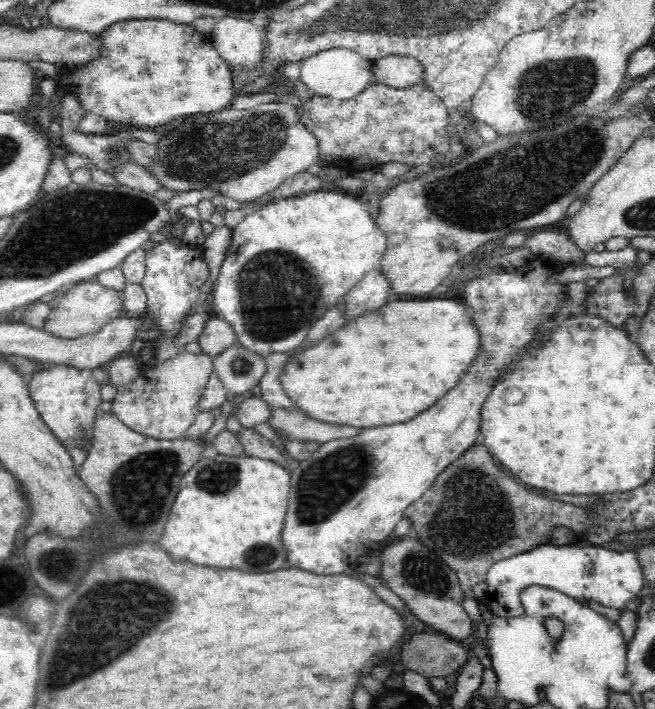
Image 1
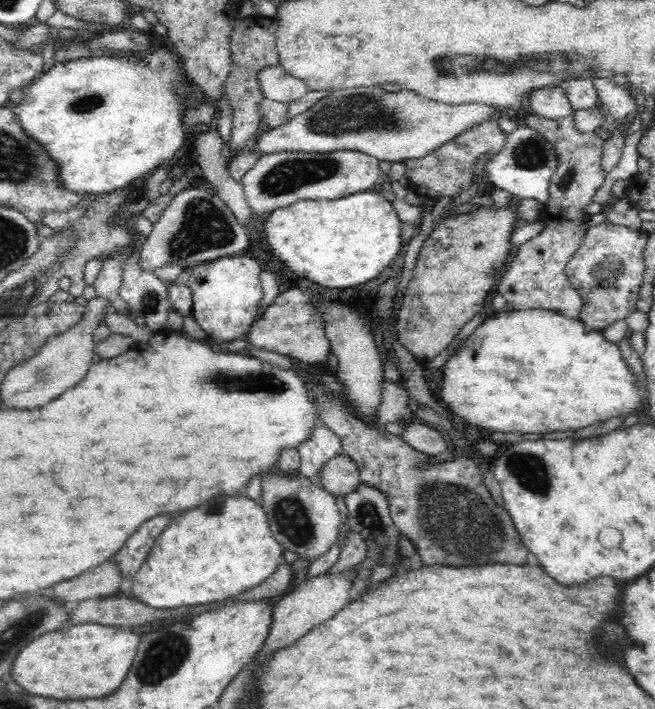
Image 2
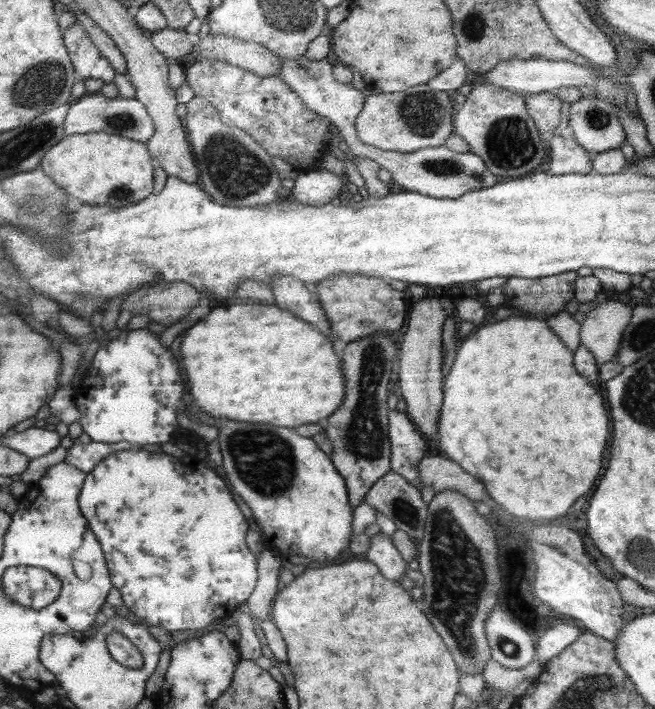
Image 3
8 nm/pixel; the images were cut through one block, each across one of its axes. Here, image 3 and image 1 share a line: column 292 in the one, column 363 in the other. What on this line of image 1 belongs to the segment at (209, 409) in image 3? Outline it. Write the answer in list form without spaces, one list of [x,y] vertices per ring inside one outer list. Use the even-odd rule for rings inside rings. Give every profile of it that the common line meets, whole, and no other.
[[[391,298],[384,308],[364,312],[342,330],[328,334],[314,346],[292,356],[282,374],[282,387],[302,414],[333,425],[368,429],[408,422],[440,401],[472,366],[478,348],[480,331],[468,316],[464,302],[458,300],[406,300]]]

